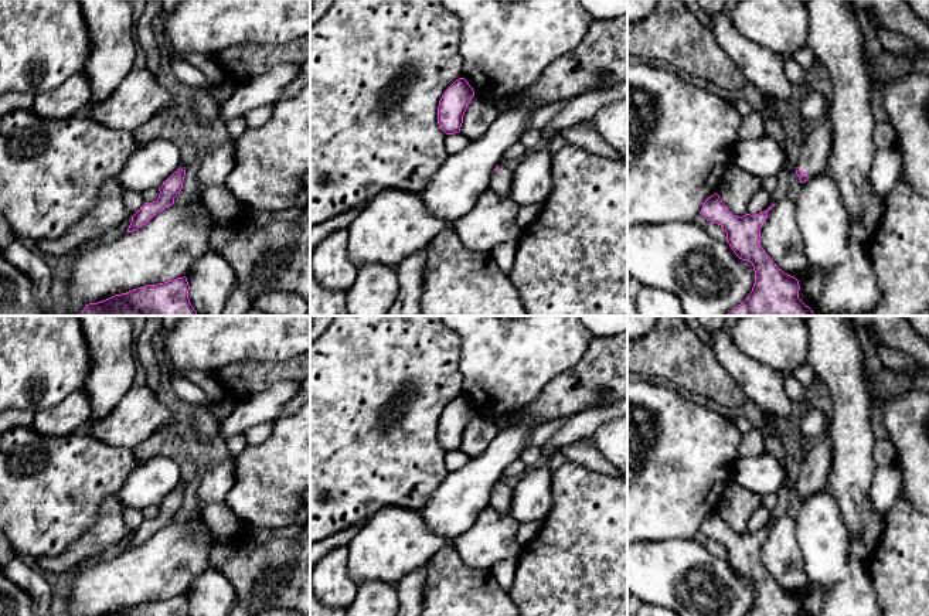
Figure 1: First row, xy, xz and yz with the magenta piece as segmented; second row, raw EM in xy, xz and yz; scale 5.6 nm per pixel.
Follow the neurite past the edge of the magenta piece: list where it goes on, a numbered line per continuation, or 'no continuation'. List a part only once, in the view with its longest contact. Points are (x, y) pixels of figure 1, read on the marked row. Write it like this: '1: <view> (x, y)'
1: yz (812, 159)

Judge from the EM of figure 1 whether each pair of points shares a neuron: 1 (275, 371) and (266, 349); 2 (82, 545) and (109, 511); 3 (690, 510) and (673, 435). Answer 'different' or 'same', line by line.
1: different
2: same
3: same

